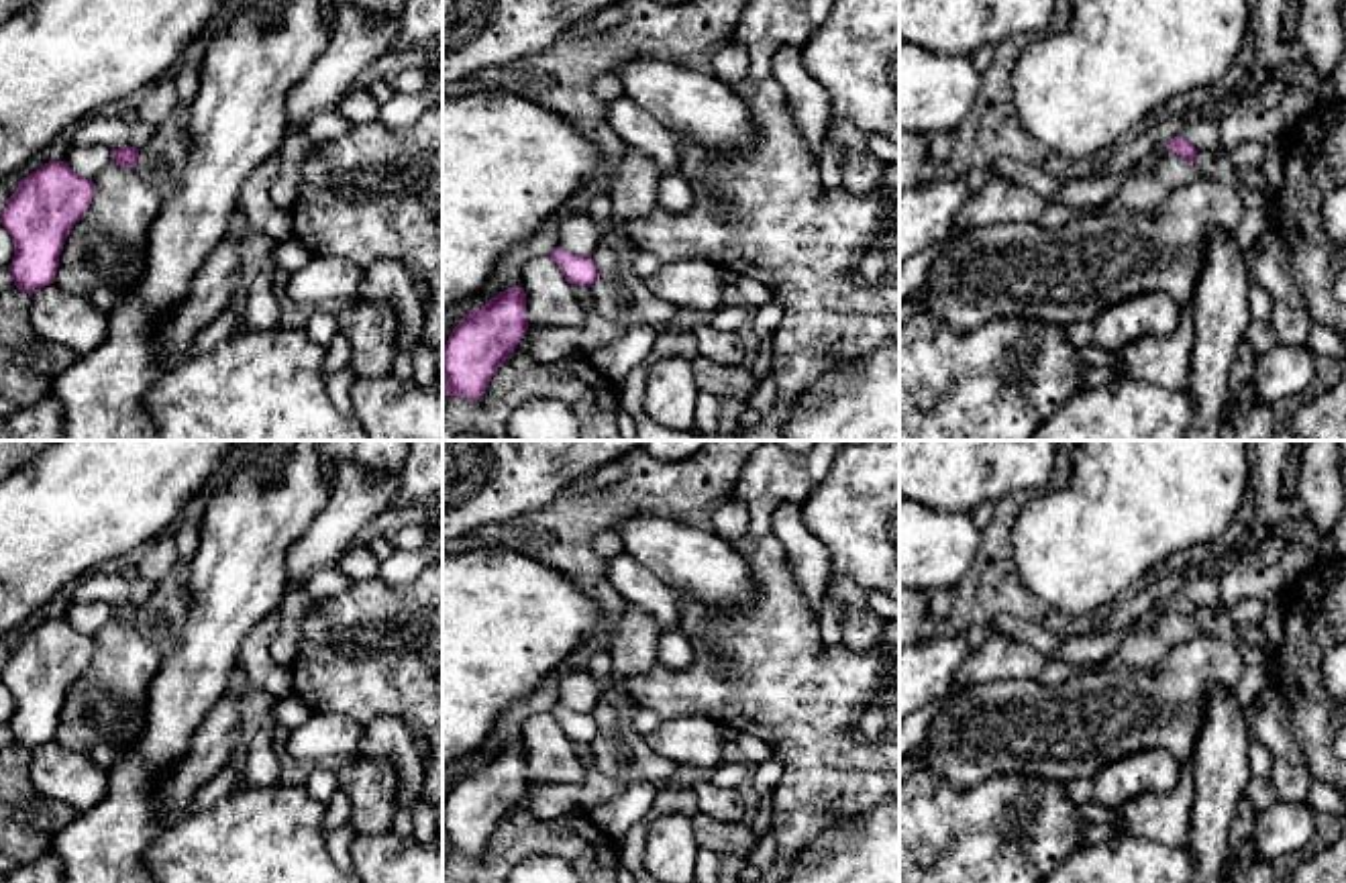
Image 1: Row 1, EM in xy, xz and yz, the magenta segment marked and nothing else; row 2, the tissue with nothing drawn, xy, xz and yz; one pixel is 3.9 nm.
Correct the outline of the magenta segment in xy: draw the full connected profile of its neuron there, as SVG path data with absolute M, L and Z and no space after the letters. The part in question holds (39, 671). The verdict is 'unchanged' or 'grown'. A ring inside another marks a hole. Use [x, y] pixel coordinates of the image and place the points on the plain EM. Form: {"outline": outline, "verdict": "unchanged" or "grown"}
{"outline": "M49 618L20 638L0 671L14 697L8 726L16 744L33 752L55 738L65 695L90 665L94 646L94 638L65 618Z", "verdict": "unchanged"}

